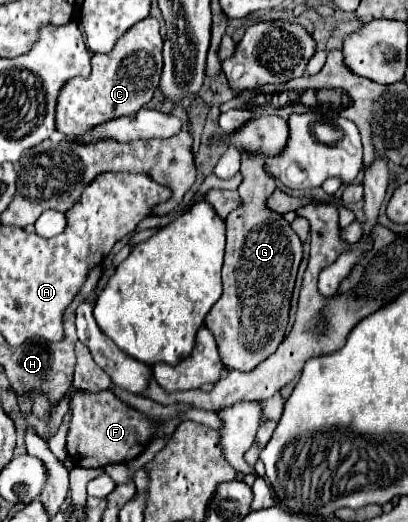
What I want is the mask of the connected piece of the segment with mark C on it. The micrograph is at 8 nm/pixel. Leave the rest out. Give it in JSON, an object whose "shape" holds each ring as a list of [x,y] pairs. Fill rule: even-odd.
{"shape":[[[147,16],[147,18],[139,20],[139,24],[133,24],[115,42],[113,52],[93,54],[91,78],[71,78],[71,80],[67,80],[67,84],[63,84],[63,88],[59,92],[59,102],[55,108],[55,128],[63,136],[79,136],[79,134],[95,128],[95,124],[103,124],[103,122],[119,118],[119,116],[135,116],[135,112],[139,112],[139,108],[143,108],[153,98],[153,94],[159,86],[159,78],[161,78],[161,70],[163,70],[161,48],[163,48],[163,38],[159,34],[159,22],[153,16]]]}

